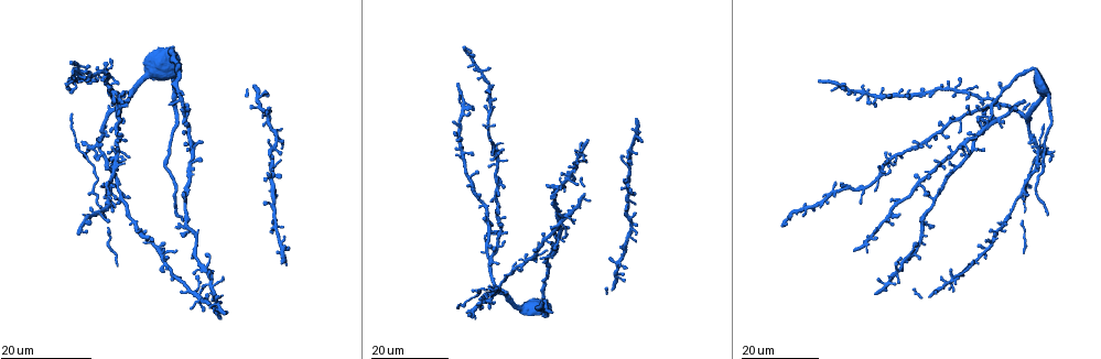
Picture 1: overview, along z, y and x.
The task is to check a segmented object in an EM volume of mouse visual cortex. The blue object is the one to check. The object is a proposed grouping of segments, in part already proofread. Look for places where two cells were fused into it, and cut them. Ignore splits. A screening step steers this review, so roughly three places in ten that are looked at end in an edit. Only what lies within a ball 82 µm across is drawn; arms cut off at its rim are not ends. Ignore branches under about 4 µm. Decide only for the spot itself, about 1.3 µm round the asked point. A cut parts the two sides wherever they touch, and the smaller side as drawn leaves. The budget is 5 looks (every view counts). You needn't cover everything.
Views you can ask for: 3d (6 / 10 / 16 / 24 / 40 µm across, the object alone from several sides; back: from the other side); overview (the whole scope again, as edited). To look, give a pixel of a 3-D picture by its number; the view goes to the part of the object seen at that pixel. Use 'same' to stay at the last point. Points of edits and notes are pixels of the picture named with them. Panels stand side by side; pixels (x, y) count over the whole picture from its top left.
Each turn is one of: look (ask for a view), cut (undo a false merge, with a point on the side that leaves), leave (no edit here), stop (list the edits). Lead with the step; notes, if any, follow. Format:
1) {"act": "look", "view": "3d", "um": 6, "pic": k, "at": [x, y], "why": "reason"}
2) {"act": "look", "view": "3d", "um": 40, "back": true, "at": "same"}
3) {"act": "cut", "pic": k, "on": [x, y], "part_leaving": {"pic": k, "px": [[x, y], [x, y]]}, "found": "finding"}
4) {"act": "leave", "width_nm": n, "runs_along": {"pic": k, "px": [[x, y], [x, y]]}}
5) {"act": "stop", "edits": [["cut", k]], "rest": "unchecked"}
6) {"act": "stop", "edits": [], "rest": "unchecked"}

{"act": "look", "view": "3d", "um": 16, "pic": 1, "at": [959, 275], "why": "three arms meet"}

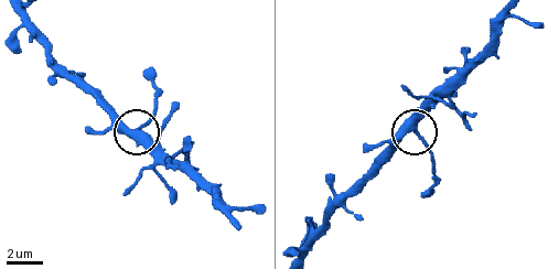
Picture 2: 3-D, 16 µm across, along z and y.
{"act": "look", "view": "3d", "um": 6, "pic": 2, "at": [416, 131]}

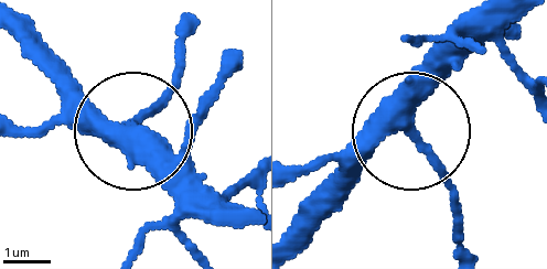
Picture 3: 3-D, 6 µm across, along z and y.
{"act": "leave", "arms": 3, "runs_along": {"pic": 3, "px": [[297, 230], [404, 136], [424, 148], [459, 215]]}, "found": "continuous, no second cell"}

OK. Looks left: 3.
{"act": "look", "view": "3d", "um": 16, "pic": 1, "at": [475, 296]}

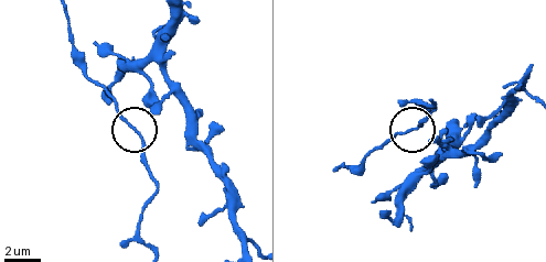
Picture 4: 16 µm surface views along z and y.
{"act": "look", "view": "3d", "um": 10, "pic": 4, "at": [131, 129]}

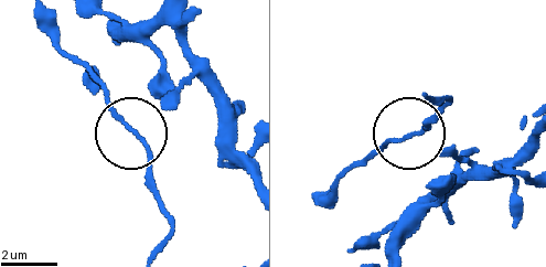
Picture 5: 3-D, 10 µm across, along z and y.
{"act": "leave", "arms": 3, "found": "continuous, no second cell"}

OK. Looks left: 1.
{"act": "stop", "edits": [], "rest": "unchecked"}

